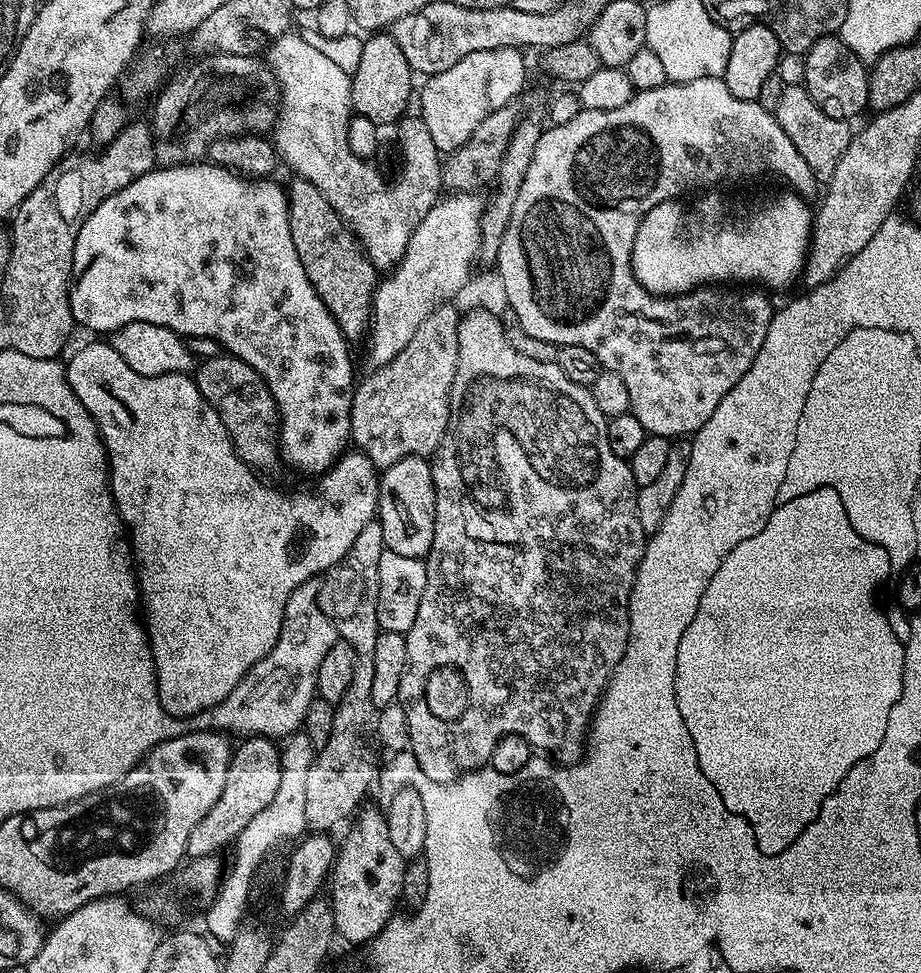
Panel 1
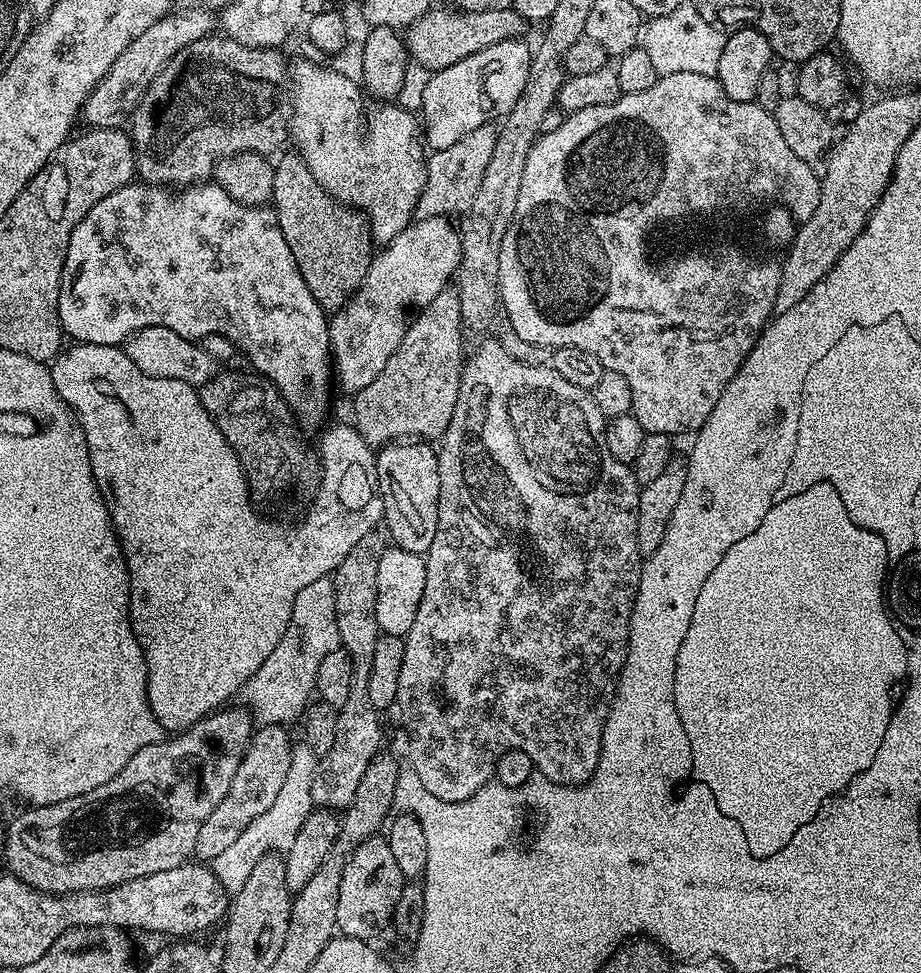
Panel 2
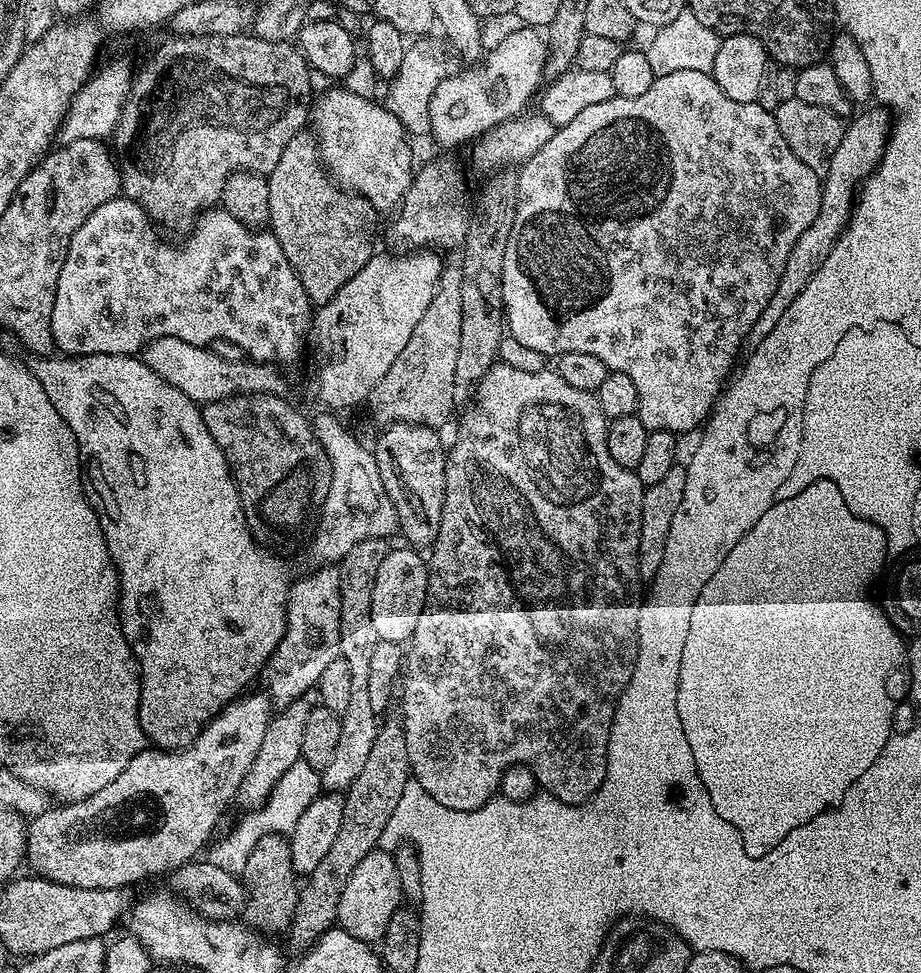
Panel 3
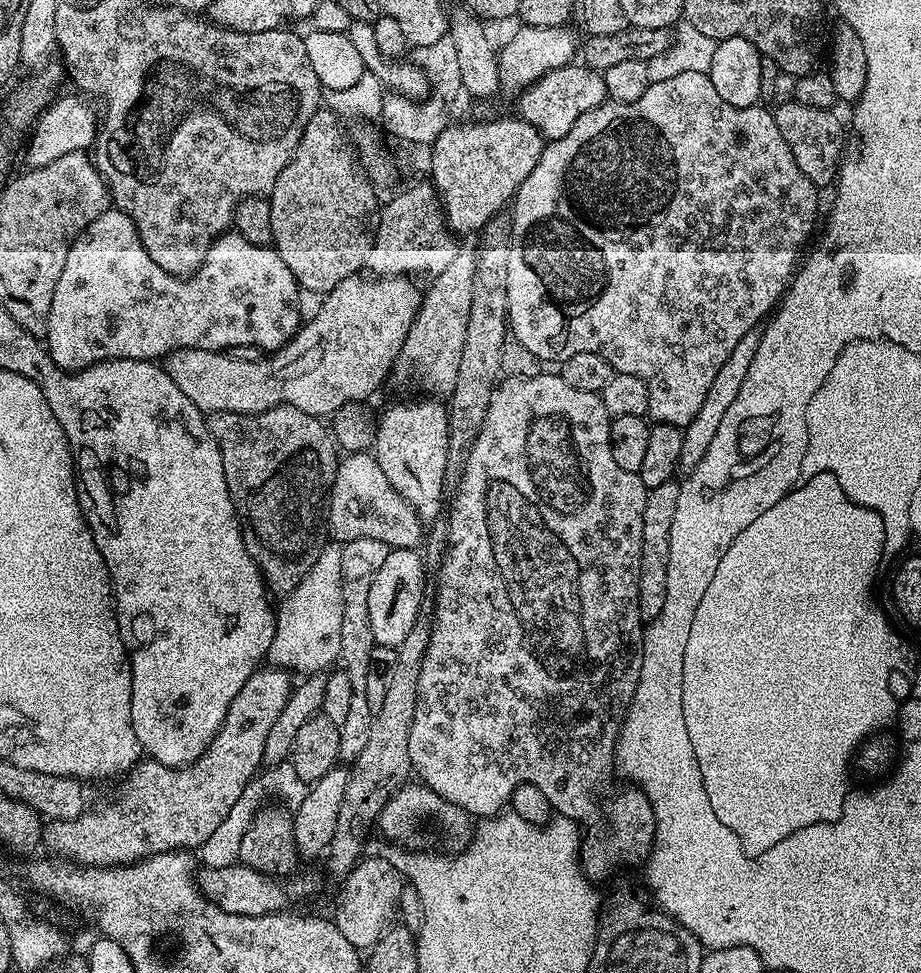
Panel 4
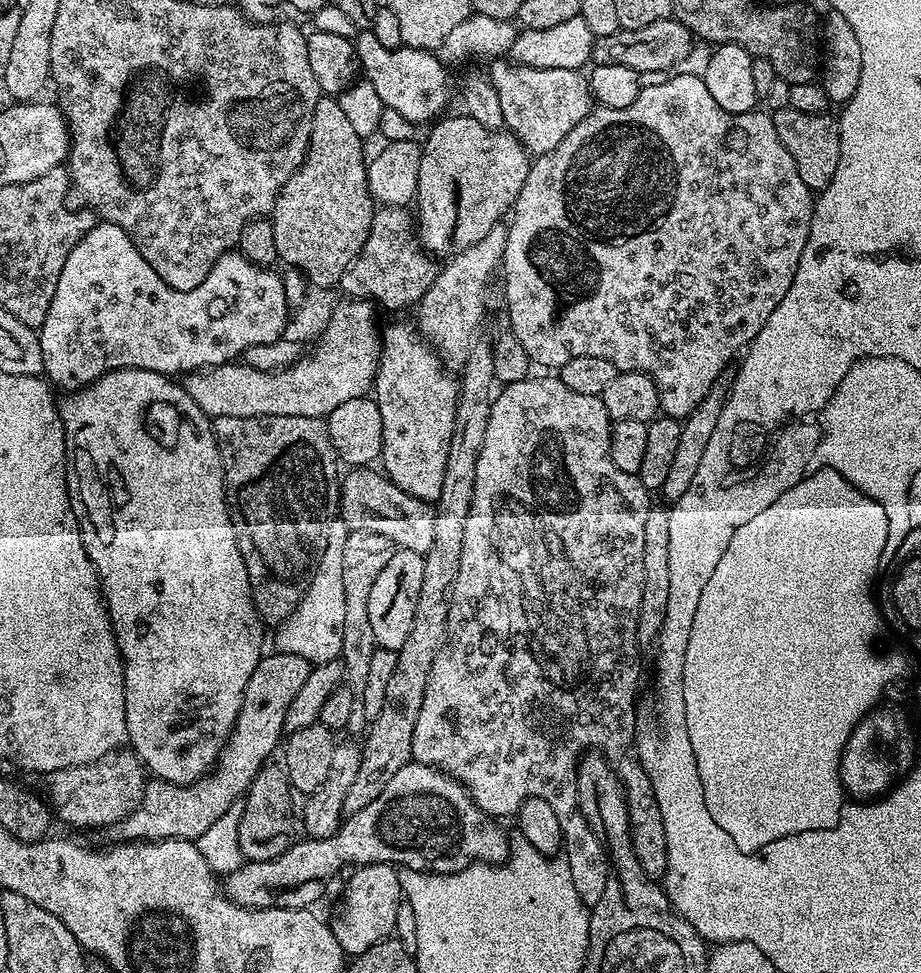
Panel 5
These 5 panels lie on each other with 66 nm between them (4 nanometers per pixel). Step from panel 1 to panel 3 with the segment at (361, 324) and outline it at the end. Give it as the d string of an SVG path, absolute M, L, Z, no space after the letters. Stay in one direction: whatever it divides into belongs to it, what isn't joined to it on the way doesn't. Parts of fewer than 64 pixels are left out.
M308 130L294 134L294 138L290 138L290 142L286 142L286 150L282 150L282 158L278 158L278 166L274 166L274 170L267 173L266 179L270 186L270 218L268 219L270 231L273 236L278 238L278 246L282 246L282 254L286 254L286 262L290 262L294 274L298 274L309 301L316 306L322 305L330 298L334 298L334 294L338 294L338 290L342 286L346 286L346 282L350 282L350 278L354 278L354 274L358 274L358 270L362 270L362 266L366 266L366 262L374 255L372 243L376 240L378 210L369 200L362 198L357 192L346 191L329 176L327 168L324 167L324 161L320 159L320 145L315 135Z

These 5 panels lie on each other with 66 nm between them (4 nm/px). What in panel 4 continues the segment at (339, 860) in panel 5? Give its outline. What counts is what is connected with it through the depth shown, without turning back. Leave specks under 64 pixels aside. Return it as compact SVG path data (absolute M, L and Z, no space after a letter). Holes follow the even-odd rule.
M419 782L404 784L389 798L387 806L380 811L379 824L390 839L412 848L408 850L436 849L444 854L463 852L471 842L474 831L473 817L466 810L454 806ZM239 862L221 863L219 868L201 867L196 872L196 885L210 902L214 902L224 912L239 916L271 916L283 913L291 904L312 896L320 888L320 880L312 872L297 871L287 878L267 876Z

